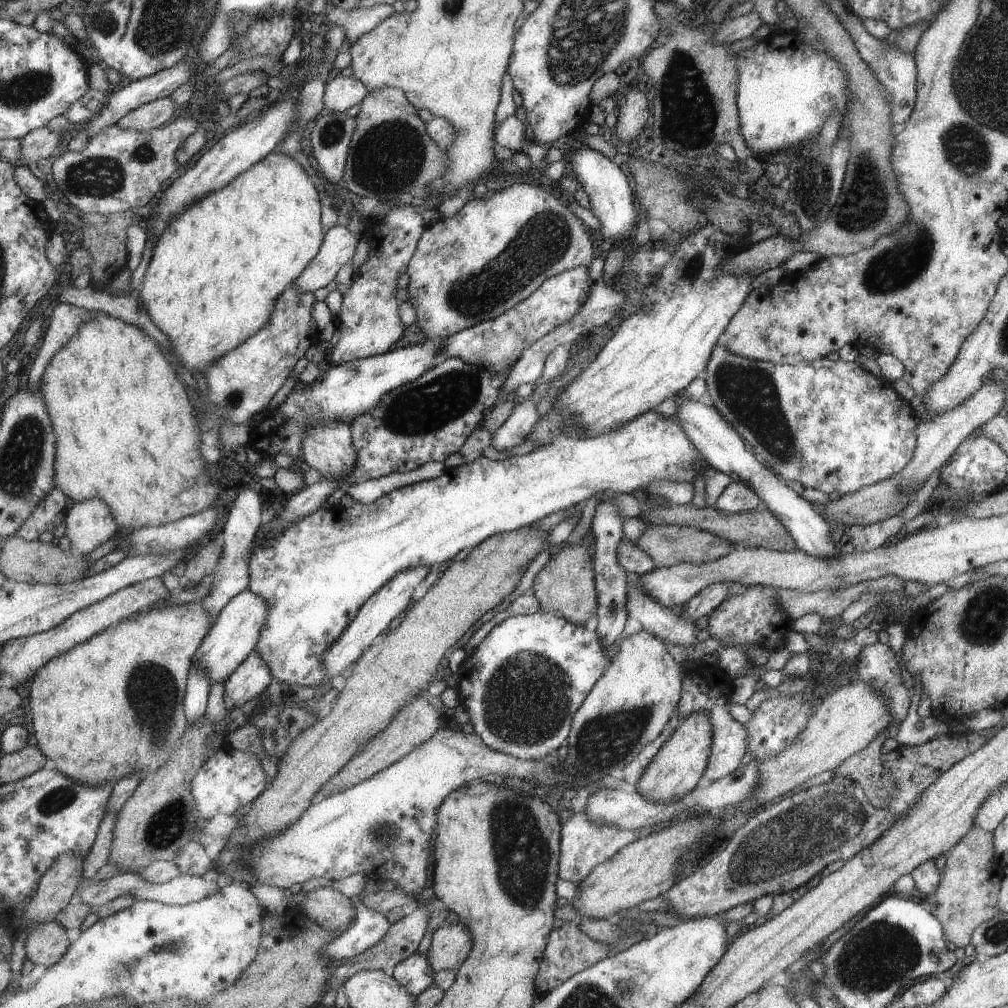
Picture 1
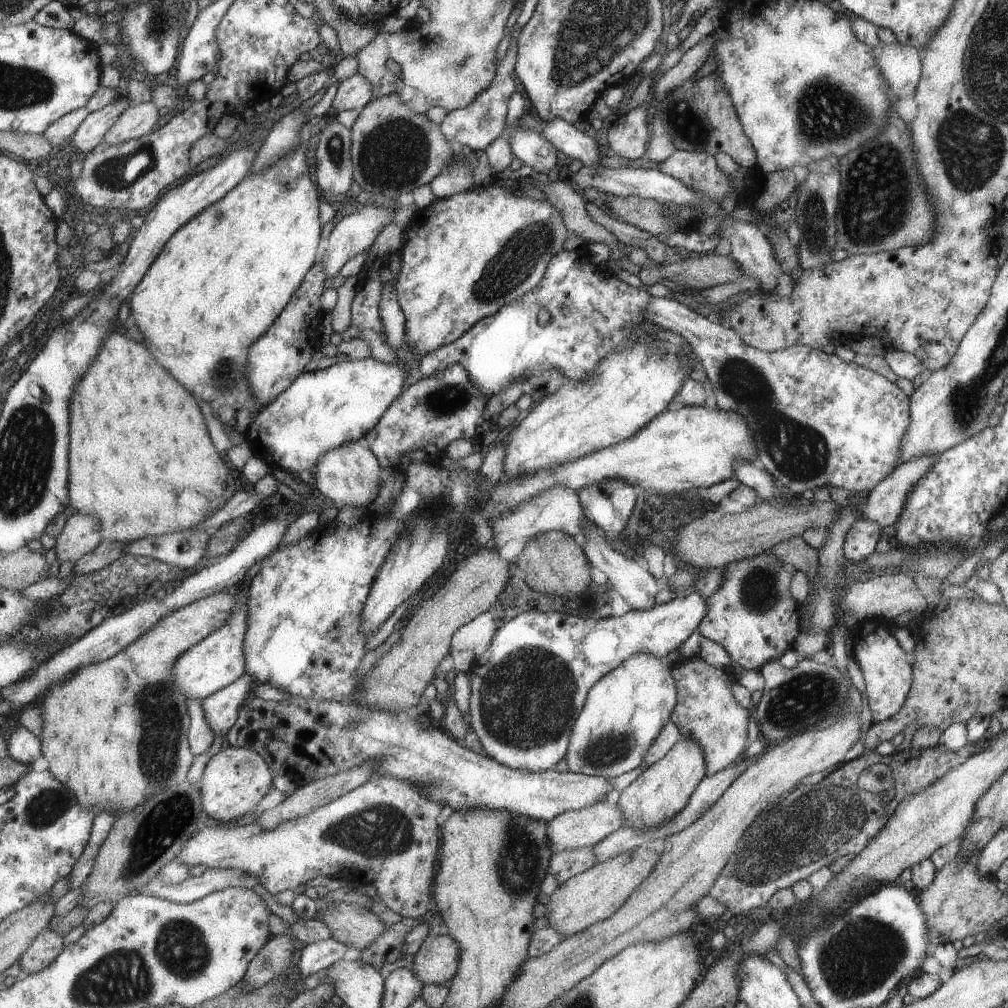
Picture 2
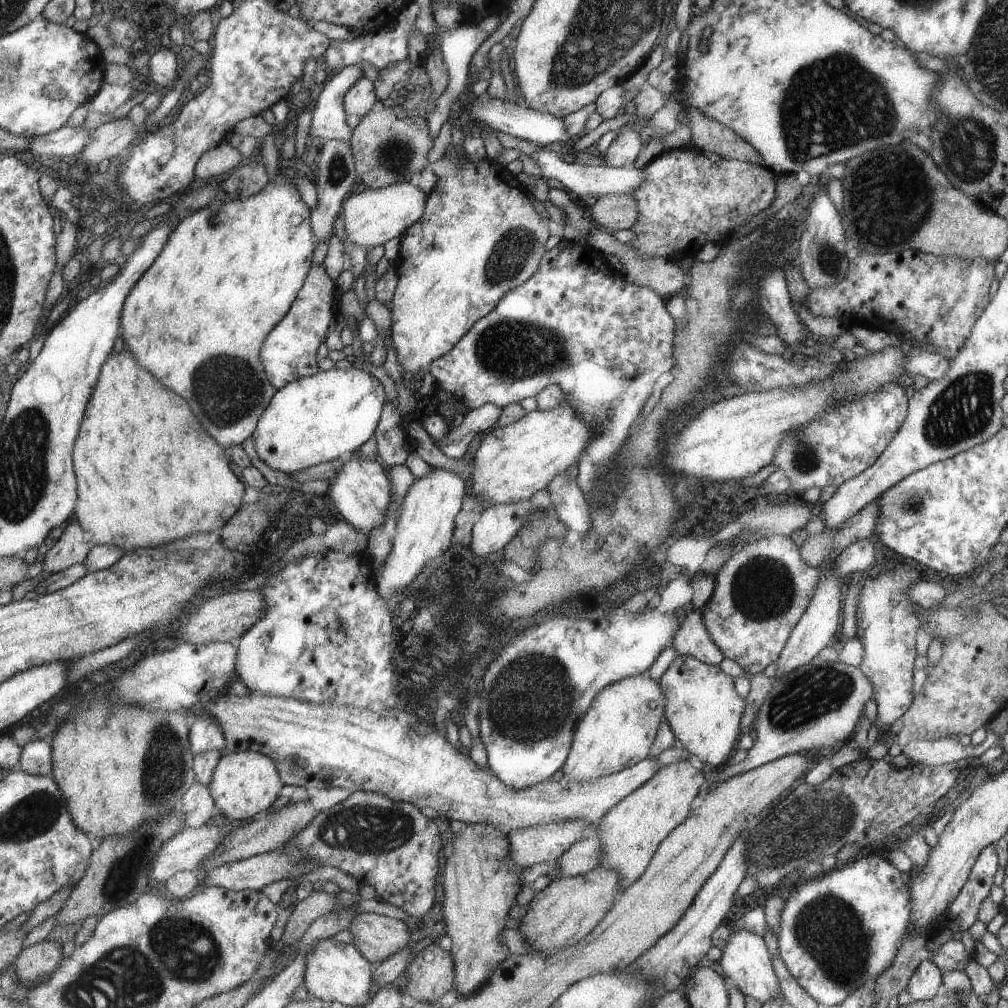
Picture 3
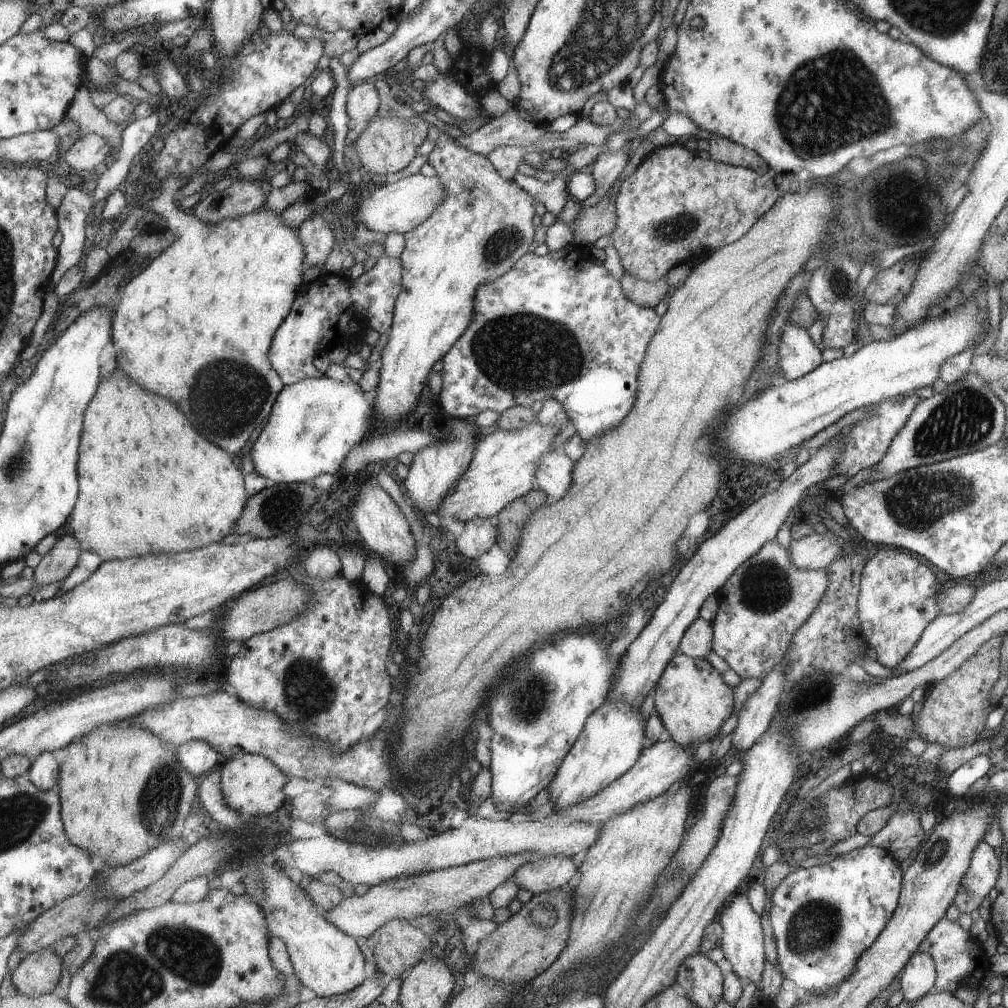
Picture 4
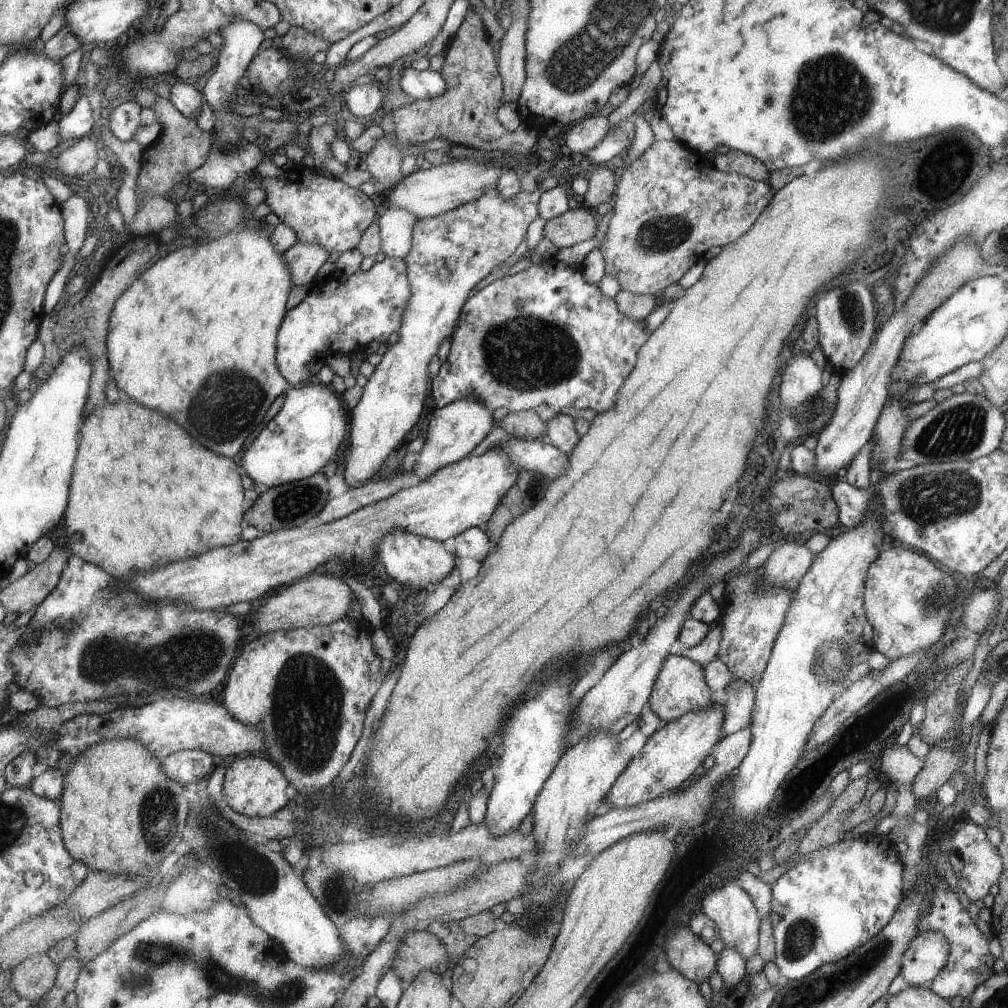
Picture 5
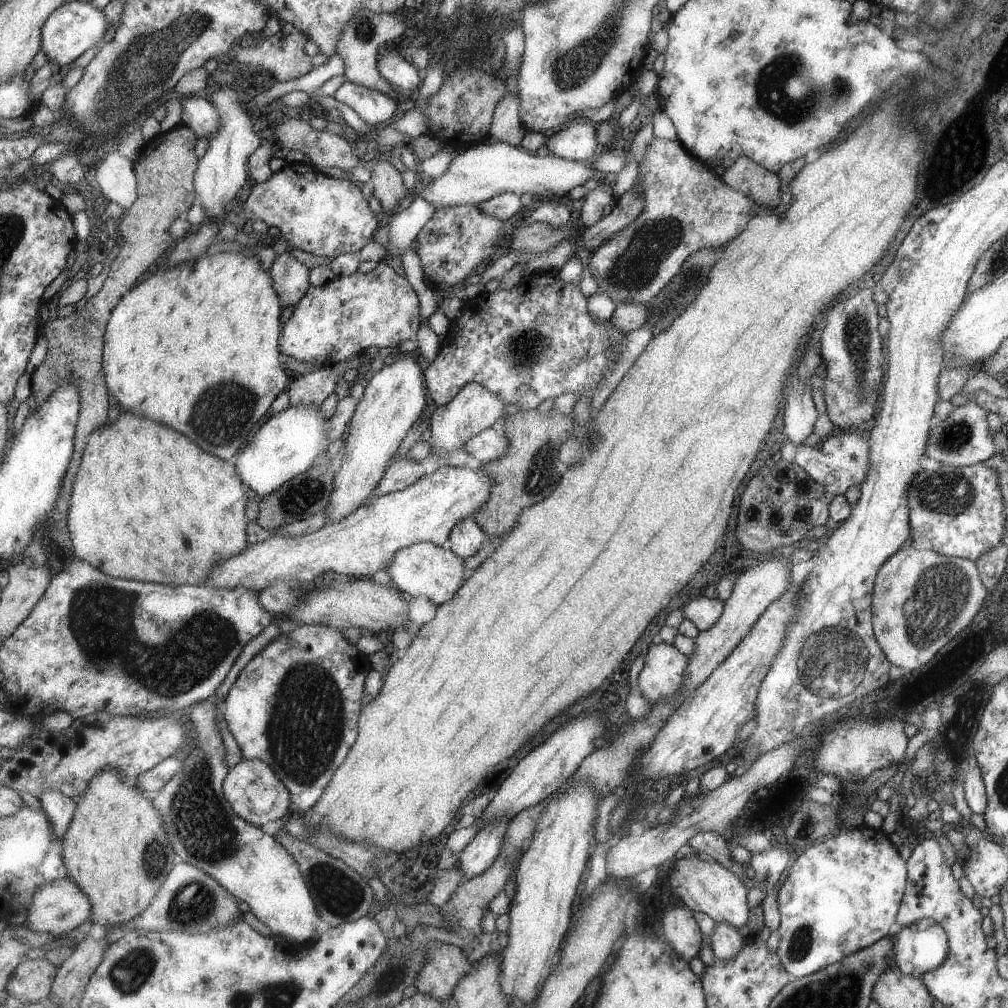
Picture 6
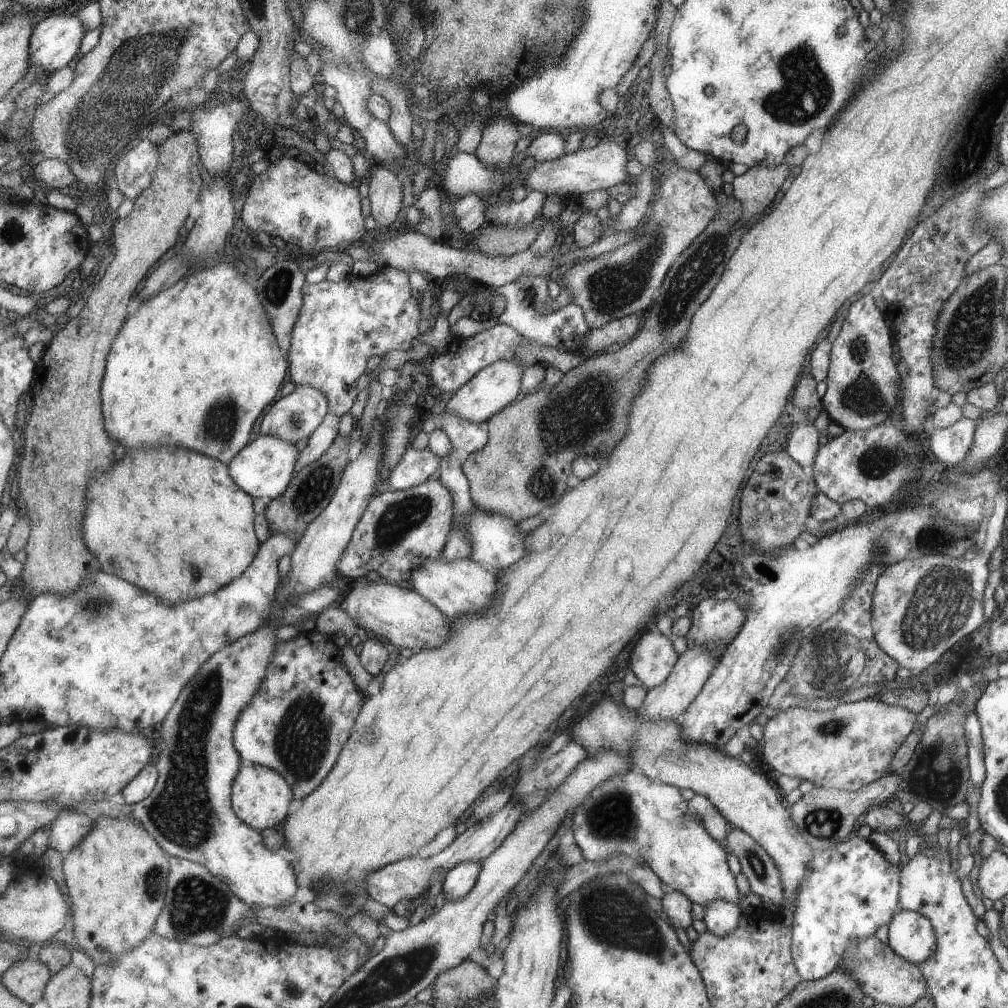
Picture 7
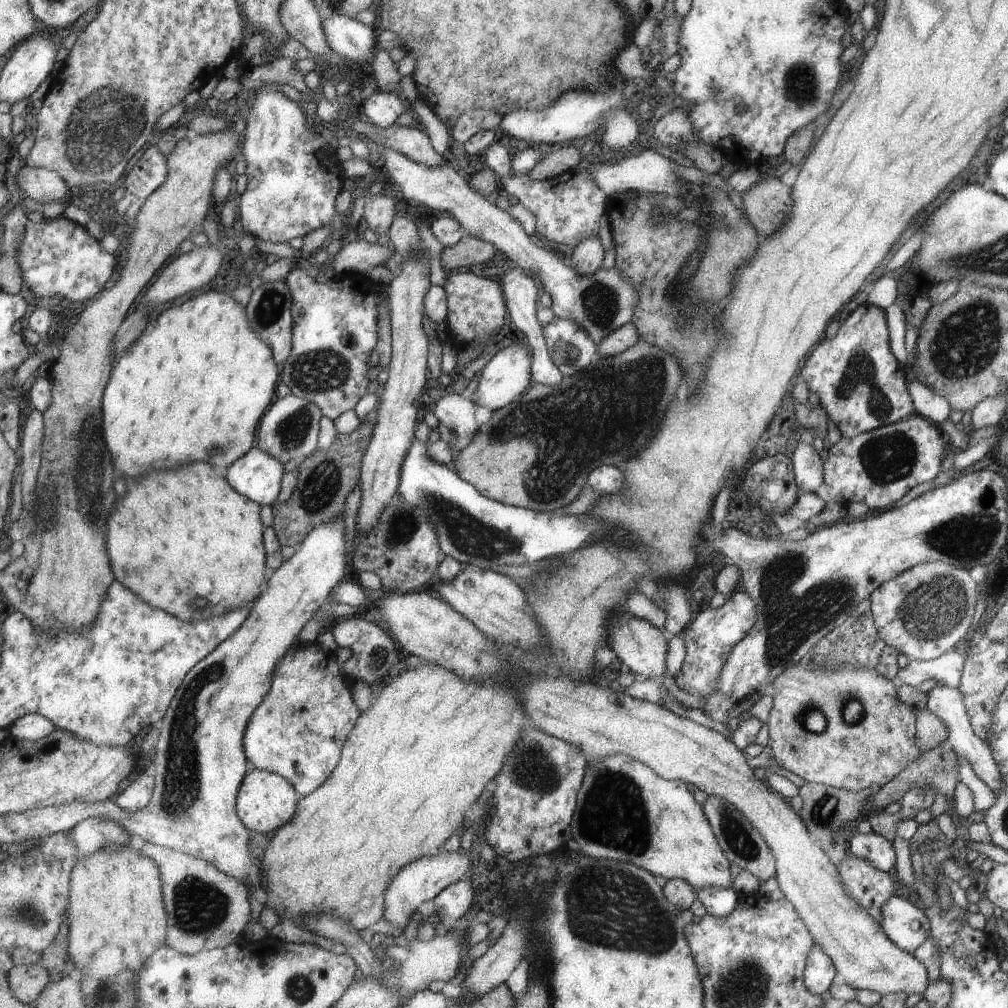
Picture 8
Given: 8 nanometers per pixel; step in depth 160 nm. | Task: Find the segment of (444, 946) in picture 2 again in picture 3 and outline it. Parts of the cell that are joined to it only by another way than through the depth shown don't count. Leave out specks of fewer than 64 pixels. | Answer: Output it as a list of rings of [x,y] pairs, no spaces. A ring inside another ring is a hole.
[[[435,942],[418,952],[405,970],[404,987],[416,1002],[436,1003],[453,992],[453,953]]]

